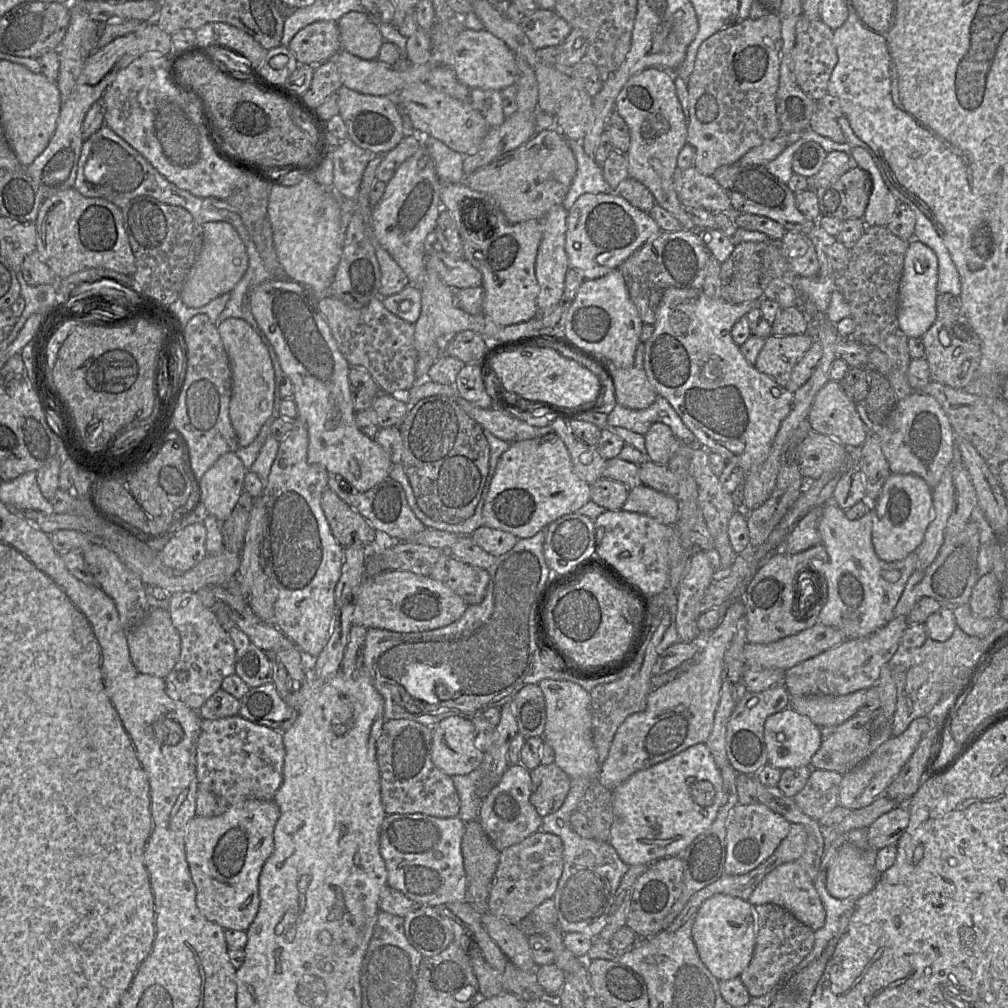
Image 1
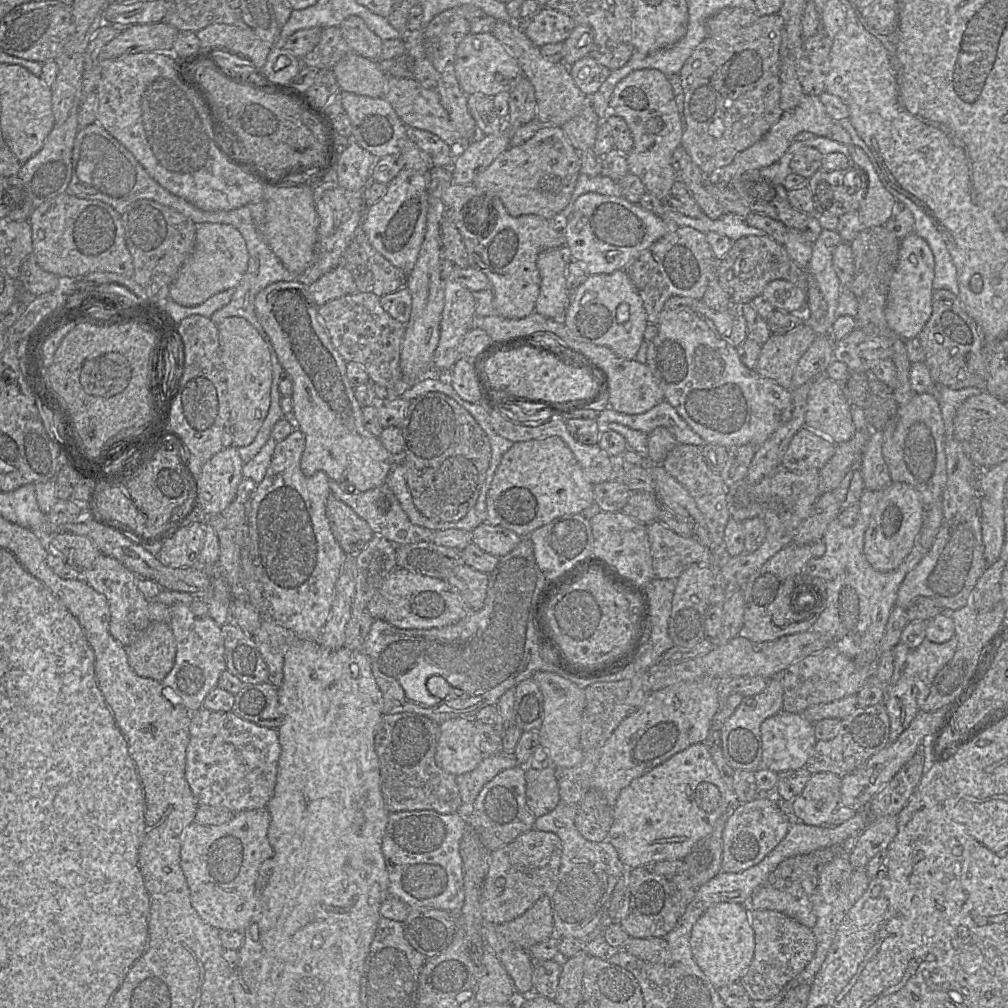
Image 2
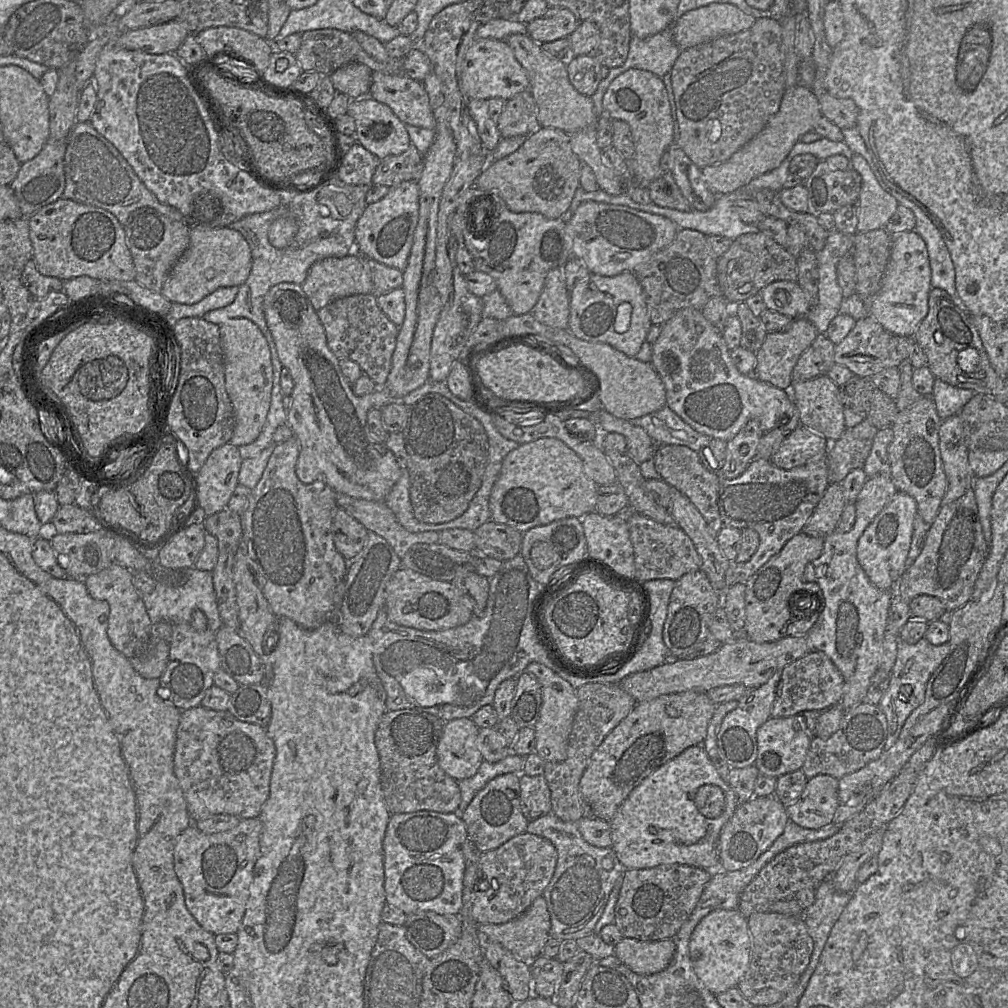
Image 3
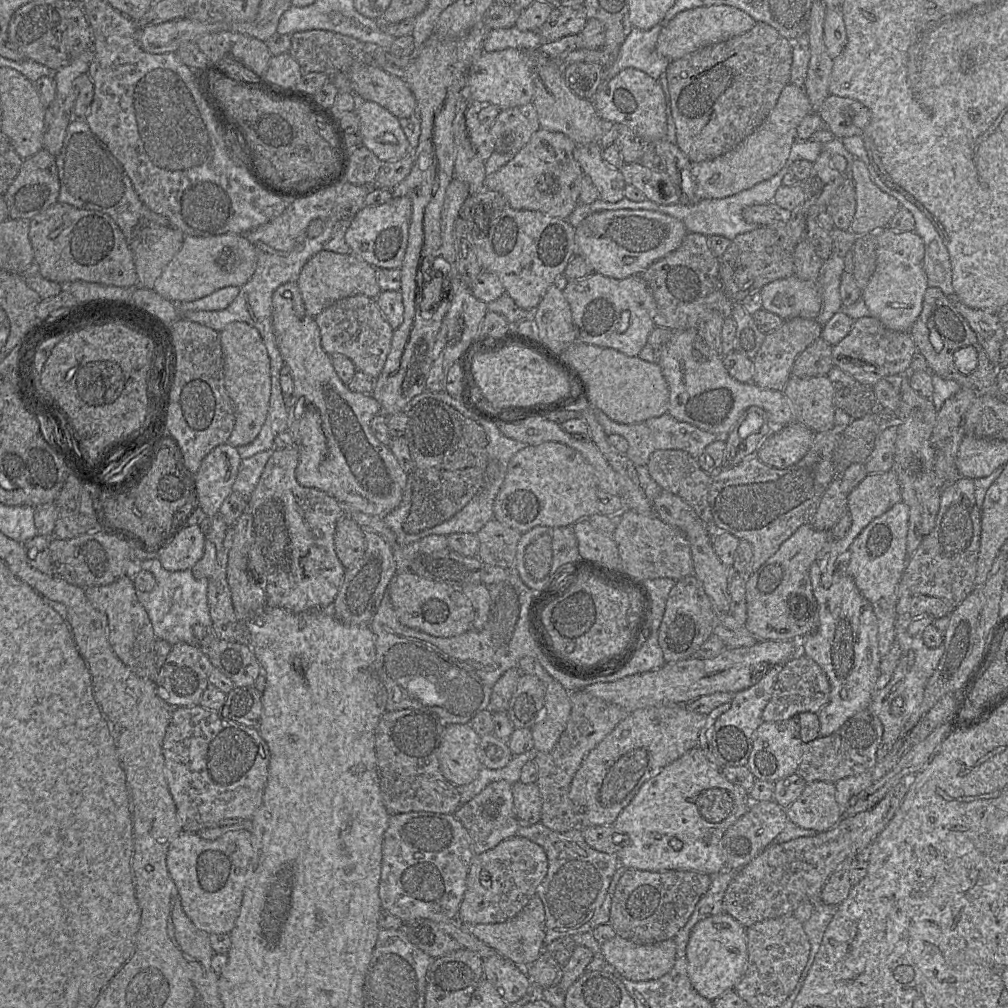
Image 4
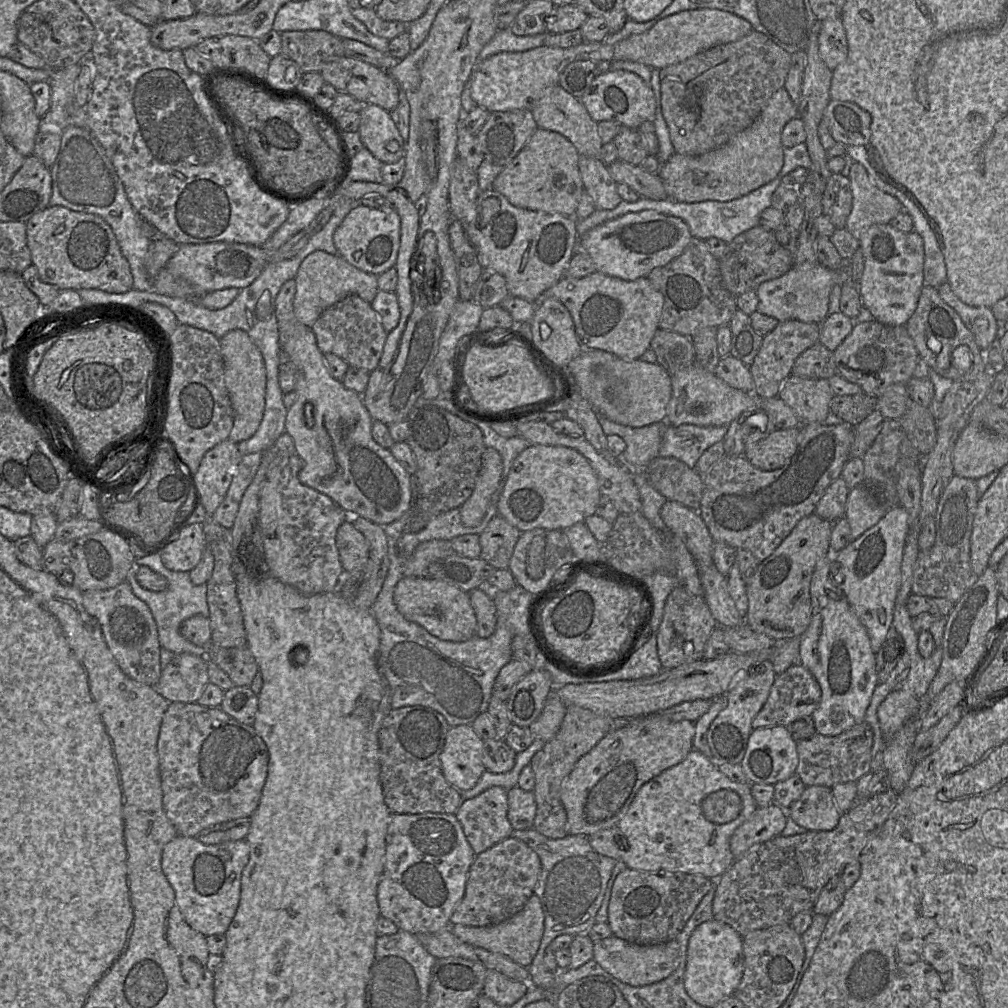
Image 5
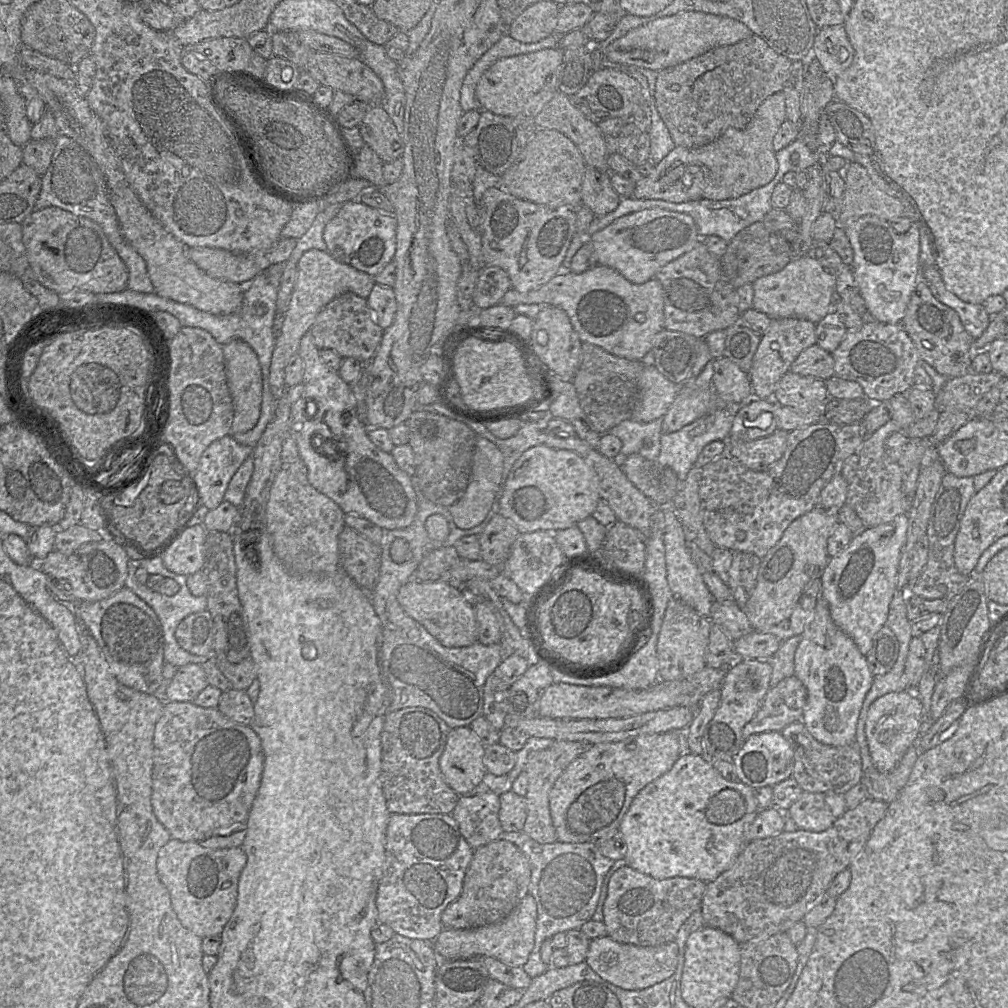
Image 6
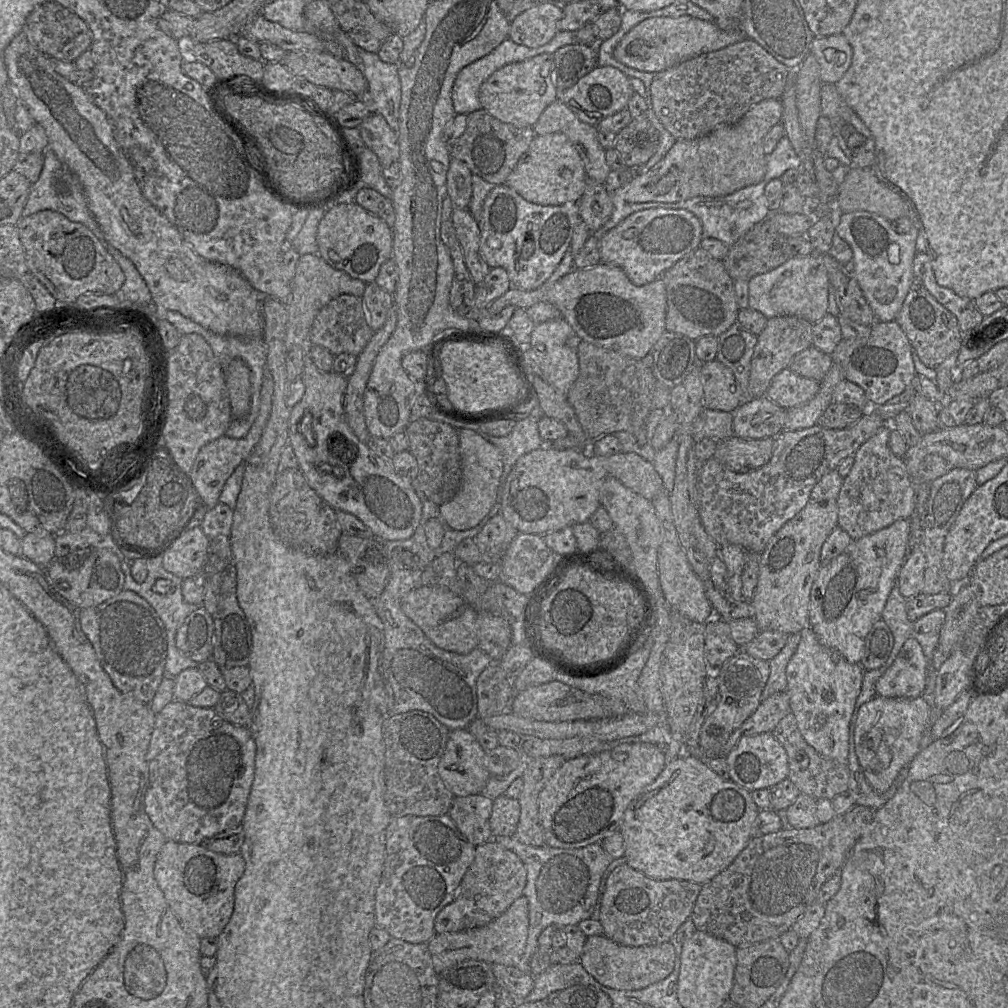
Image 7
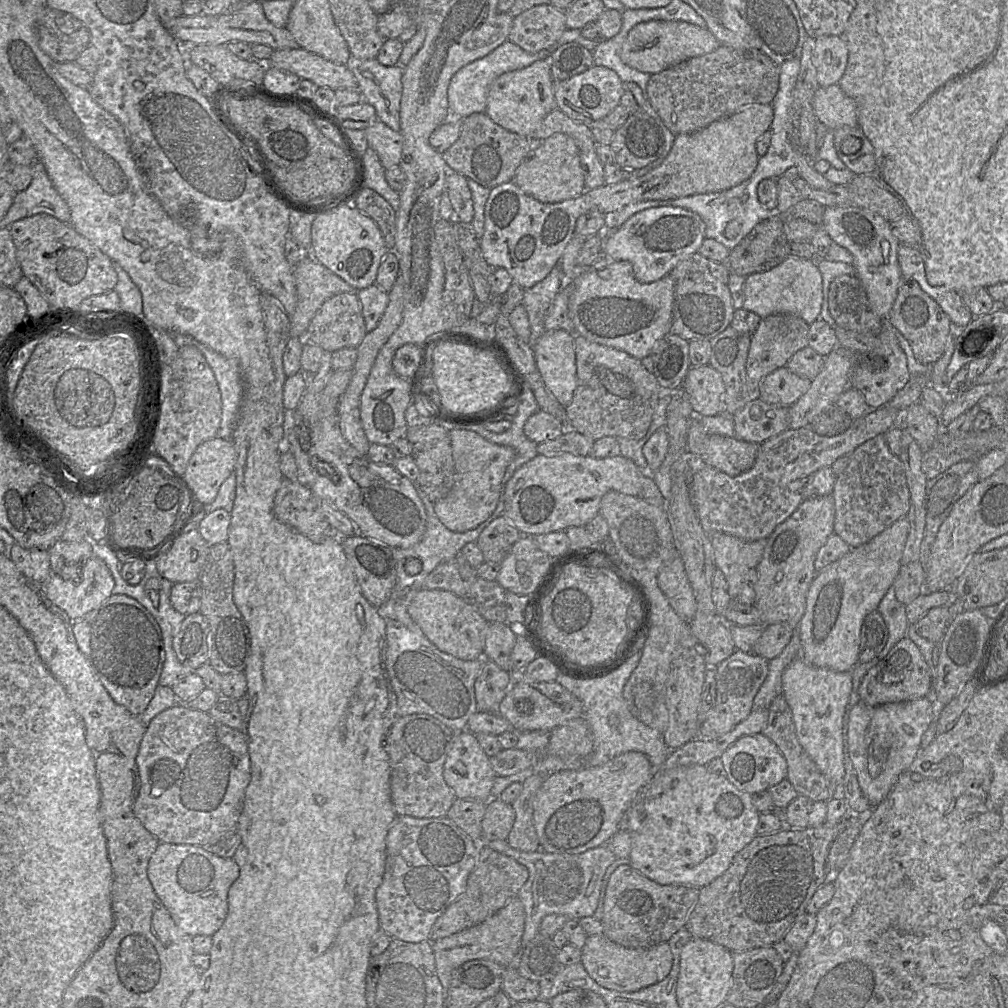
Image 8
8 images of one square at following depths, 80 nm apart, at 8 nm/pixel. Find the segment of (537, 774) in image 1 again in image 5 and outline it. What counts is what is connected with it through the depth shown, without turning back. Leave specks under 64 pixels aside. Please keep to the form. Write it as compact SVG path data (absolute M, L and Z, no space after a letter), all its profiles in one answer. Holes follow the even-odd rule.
M515 786L507 791L507 818L514 830L526 830L533 827L536 815L536 802L532 791Z

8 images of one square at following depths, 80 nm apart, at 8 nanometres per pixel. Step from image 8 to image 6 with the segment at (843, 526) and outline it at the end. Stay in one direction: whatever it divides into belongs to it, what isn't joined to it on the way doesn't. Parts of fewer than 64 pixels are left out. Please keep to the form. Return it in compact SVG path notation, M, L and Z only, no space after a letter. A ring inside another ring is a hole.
M934 408L927 417L915 420L908 428L903 428L892 420L867 437L858 451L859 465L852 481L848 481L846 502L859 518L866 529L893 522L900 514L908 514L911 500L902 491L902 471L898 463L891 462L885 451L885 442L894 432L901 432L907 438L927 438L933 435L940 412Z

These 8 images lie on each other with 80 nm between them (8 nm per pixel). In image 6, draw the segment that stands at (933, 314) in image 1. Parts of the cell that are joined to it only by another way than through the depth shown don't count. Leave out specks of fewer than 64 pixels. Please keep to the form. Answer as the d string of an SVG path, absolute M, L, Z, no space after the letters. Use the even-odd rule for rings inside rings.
M864 215L843 227L854 251L852 270L867 310L878 322L901 323L921 279L920 222L912 223L905 233L897 233L888 221Z

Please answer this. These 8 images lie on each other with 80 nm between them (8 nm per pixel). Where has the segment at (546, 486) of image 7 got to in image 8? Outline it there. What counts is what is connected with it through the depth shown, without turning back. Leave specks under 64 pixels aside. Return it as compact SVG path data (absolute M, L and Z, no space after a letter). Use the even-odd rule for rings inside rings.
M571 453L555 457L538 454L518 468L506 483L502 492L502 516L523 535L585 527L599 513L601 499L607 492L615 490L640 497L644 477L644 472L631 459L621 455L595 458Z

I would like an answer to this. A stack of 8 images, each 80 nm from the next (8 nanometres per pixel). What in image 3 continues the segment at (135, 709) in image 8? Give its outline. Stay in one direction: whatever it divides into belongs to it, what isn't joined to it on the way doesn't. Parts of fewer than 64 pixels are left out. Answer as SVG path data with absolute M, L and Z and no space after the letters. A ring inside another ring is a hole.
M113 562L99 573L89 575L84 579L90 596L109 604L108 638L111 644L128 659L144 654L151 638L152 625L142 595L134 587L133 574L134 572Z

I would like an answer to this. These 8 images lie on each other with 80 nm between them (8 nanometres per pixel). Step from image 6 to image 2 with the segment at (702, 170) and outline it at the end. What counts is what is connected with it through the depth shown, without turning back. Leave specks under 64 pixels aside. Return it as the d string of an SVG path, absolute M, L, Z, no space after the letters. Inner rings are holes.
M805 95L796 108L782 114L779 121L770 128L761 140L738 153L729 165L714 170L707 175L707 178L714 185L728 185L734 178L738 178L745 172L761 170L777 162L786 153L797 134L810 132L816 136L828 137L834 123L838 122L834 122L827 113L818 96Z

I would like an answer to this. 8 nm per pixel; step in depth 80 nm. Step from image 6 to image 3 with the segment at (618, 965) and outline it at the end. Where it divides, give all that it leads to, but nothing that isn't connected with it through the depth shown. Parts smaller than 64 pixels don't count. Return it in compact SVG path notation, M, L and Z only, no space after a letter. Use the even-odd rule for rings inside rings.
M622 938L614 946L614 956L631 971L640 975L658 973L671 963L676 951L673 939L639 941Z

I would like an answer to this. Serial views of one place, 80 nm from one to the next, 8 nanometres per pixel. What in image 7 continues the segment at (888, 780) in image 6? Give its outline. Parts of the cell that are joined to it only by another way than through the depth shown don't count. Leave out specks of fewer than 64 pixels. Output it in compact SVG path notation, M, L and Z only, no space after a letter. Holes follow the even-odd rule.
M849 738L848 769L850 773L848 792L855 798L855 805L869 807L873 810L878 810L892 798L906 776L906 770L903 770L887 791L876 792L862 772L854 749L854 739L851 738Z

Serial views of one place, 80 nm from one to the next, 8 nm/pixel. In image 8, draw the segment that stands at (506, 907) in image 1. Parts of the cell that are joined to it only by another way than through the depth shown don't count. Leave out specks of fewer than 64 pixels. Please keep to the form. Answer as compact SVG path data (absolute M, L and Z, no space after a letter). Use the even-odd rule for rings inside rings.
M485 844L481 845L478 861L467 878L464 892L437 918L428 941L434 942L482 923L516 897L527 879L528 869L524 865Z

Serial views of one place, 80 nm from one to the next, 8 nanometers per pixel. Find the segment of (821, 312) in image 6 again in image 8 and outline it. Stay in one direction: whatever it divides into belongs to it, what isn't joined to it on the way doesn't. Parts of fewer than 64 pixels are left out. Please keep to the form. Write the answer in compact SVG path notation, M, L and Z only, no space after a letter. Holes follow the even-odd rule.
M790 255L770 270L745 277L742 307L761 318L786 313L796 315L810 325L820 317L822 303L823 281L816 259L804 259Z

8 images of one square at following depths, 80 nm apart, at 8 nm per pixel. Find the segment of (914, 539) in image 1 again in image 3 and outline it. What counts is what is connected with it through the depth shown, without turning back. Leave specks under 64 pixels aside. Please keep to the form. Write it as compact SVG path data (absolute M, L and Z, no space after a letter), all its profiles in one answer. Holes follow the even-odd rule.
M898 491L884 509L873 519L860 536L857 560L869 580L879 589L891 591L906 570L906 559L911 546L913 522L917 503L910 495Z

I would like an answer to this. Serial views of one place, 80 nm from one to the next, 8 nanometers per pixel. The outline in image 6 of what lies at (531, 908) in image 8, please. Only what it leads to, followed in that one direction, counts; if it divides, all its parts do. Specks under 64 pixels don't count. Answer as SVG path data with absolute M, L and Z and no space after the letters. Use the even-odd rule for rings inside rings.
M522 831L503 832L499 839L516 845L529 861L531 880L528 894L535 899L537 906L535 943L533 948L541 948L544 940L552 939L557 933L580 930L583 924L592 920L604 877L615 861L603 856L593 842L563 843L555 841L549 844L540 844Z

